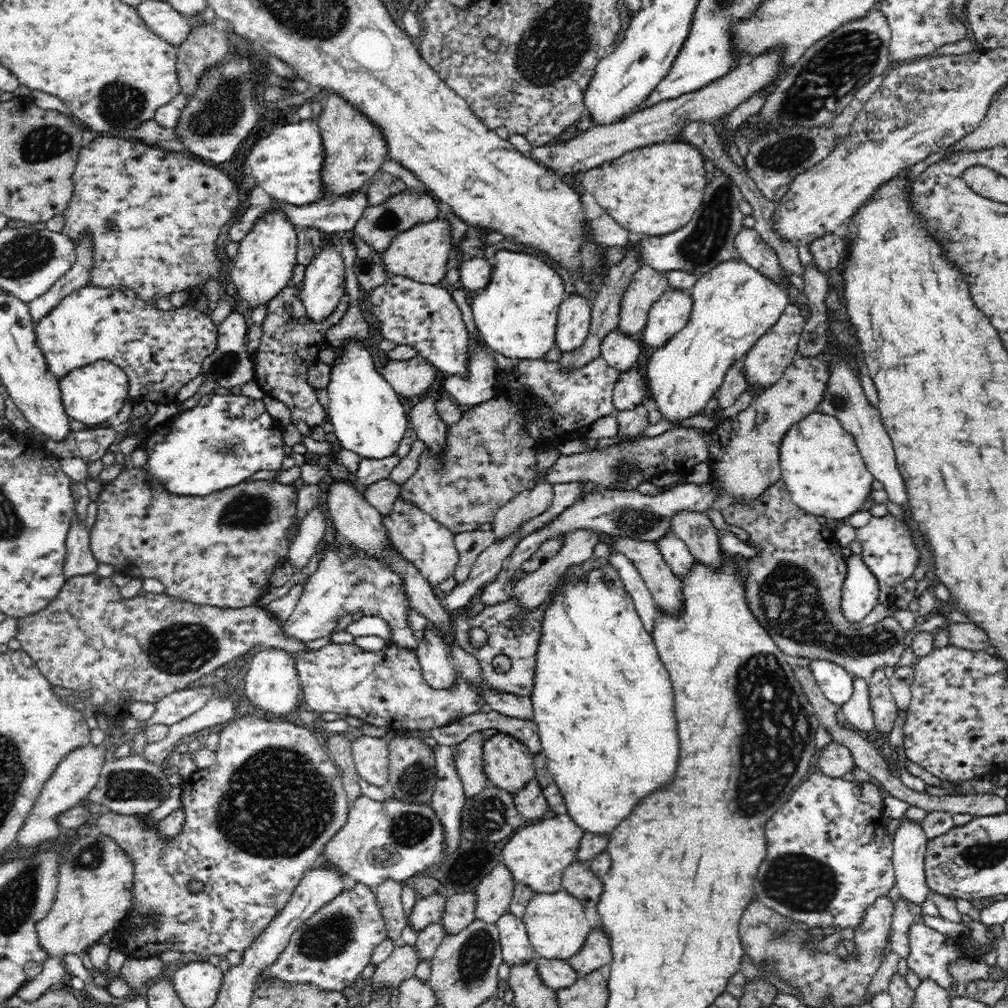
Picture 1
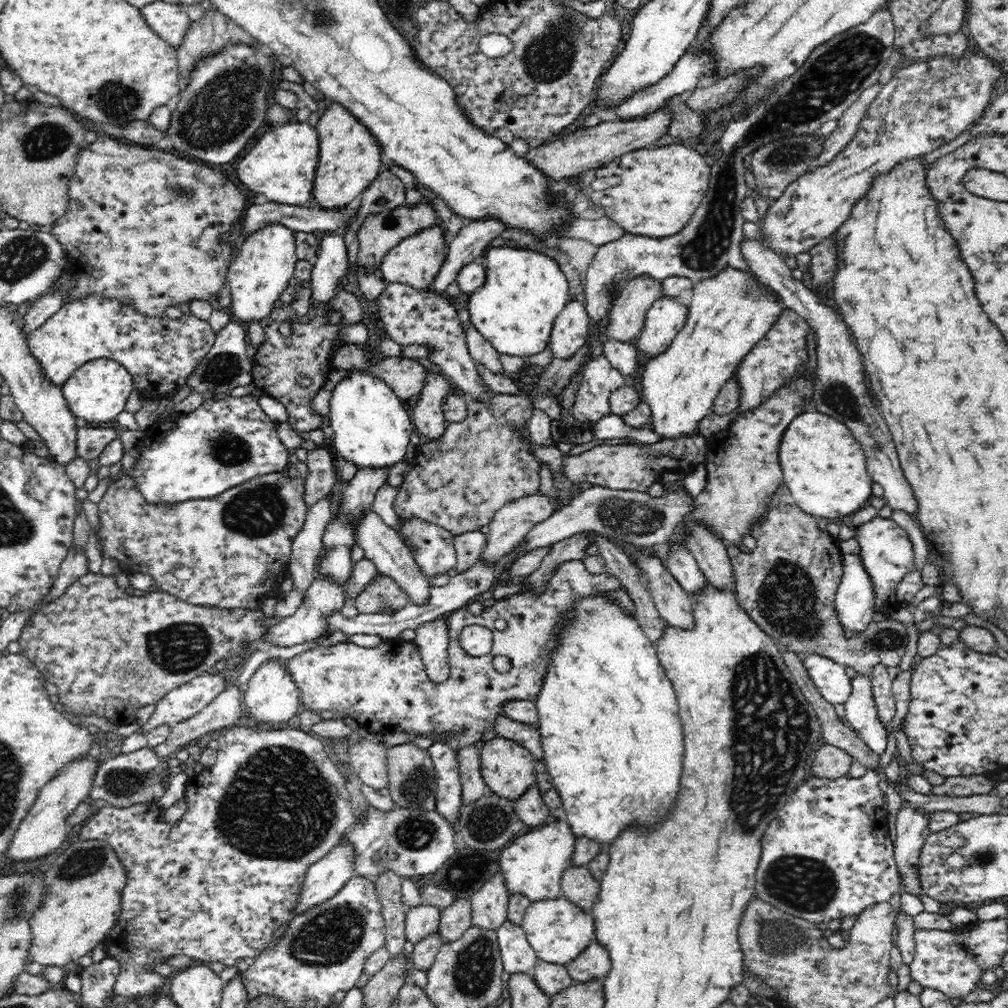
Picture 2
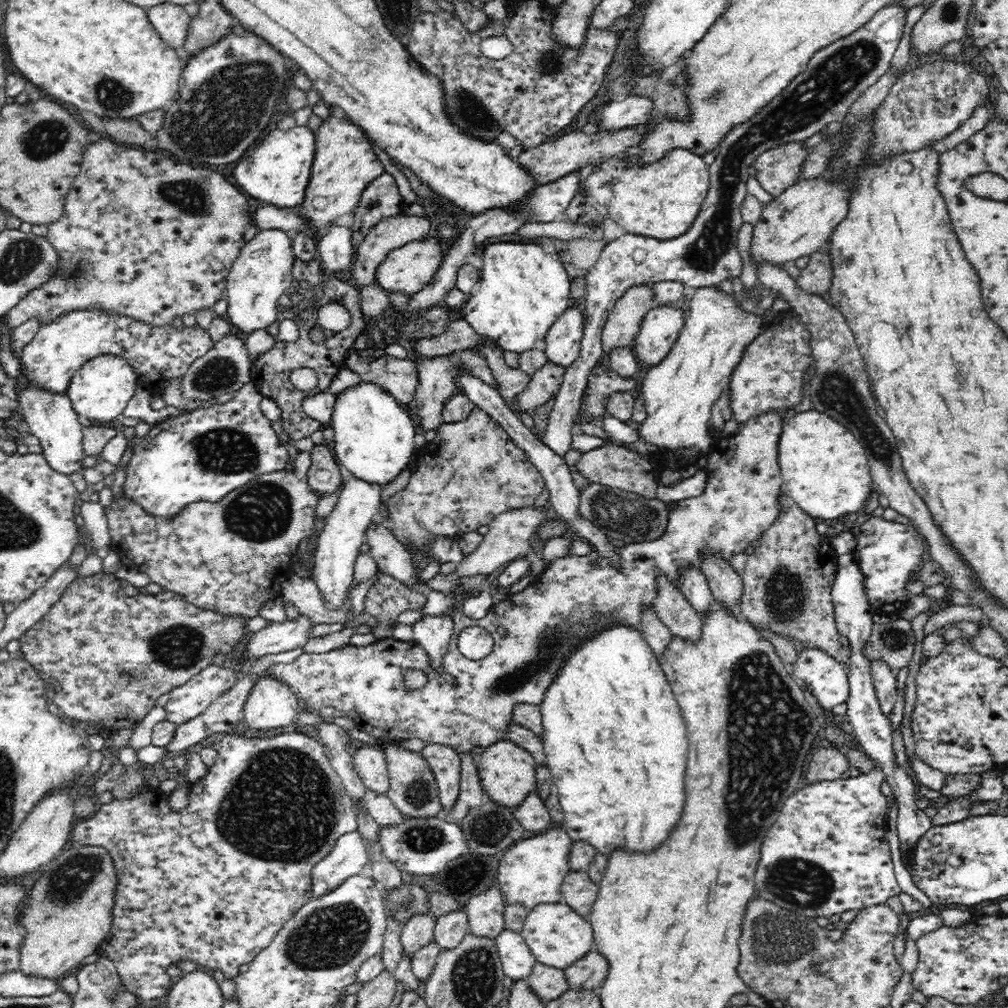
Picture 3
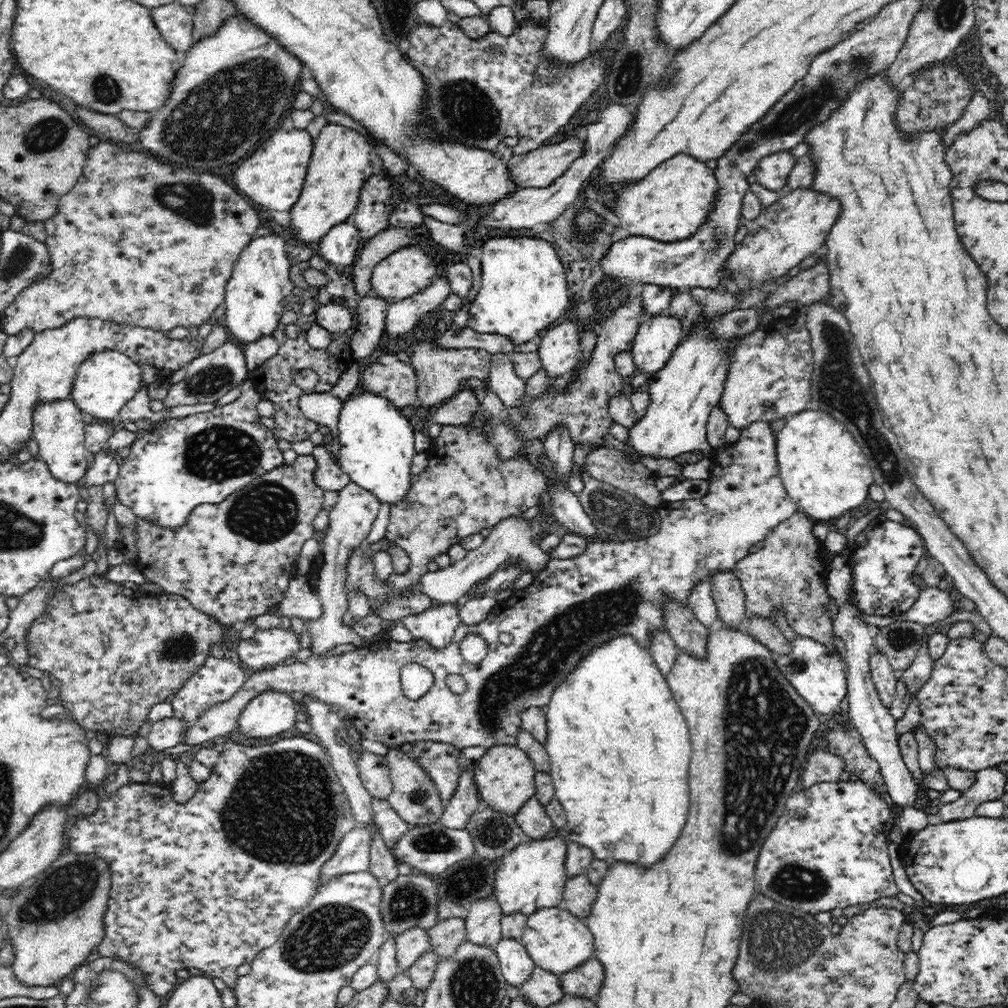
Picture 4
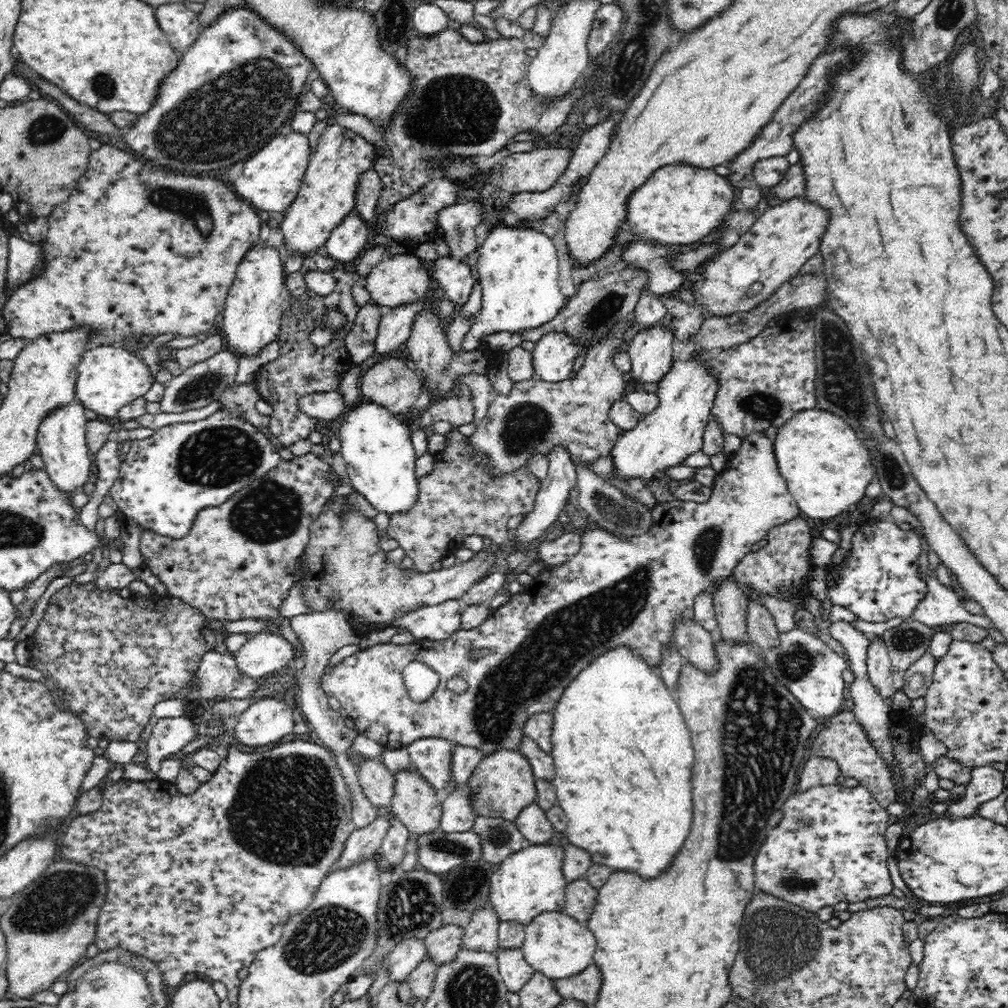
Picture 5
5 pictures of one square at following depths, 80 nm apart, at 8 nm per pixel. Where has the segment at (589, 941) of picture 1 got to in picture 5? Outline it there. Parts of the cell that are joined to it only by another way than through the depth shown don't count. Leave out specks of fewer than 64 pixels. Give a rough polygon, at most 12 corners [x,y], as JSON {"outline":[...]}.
{"outline":[[594,964],[580,974],[553,980],[558,994],[593,1007],[602,975]]}

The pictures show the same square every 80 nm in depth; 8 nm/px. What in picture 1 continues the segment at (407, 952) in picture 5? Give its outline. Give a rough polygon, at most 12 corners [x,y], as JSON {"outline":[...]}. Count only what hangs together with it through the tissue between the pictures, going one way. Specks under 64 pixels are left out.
{"outline":[[446,893],[419,897],[407,917],[416,932],[441,922]]}

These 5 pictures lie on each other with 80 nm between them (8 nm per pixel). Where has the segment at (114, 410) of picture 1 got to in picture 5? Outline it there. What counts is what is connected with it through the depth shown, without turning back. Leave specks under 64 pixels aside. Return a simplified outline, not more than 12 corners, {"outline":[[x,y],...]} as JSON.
{"outline":[[122,346],[86,349],[76,401],[108,418],[155,382]]}

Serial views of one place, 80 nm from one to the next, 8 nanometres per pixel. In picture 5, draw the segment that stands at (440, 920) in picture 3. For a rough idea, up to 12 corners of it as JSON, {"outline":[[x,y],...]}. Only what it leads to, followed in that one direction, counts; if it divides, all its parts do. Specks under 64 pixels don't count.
{"outline":[[444,924],[425,938],[427,956],[438,967],[463,948],[465,929]]}

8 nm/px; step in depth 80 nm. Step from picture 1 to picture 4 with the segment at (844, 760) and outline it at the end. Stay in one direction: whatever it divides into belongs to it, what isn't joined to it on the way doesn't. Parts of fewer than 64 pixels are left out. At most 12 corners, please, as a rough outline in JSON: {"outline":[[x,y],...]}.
{"outline":[[822,750],[802,767],[799,789],[836,782],[845,762]]}

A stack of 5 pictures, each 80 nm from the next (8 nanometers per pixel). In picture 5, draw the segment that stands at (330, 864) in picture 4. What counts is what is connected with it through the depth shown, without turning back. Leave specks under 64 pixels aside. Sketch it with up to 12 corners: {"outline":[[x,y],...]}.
{"outline":[[388,817],[352,830],[331,870],[356,866],[379,851]]}

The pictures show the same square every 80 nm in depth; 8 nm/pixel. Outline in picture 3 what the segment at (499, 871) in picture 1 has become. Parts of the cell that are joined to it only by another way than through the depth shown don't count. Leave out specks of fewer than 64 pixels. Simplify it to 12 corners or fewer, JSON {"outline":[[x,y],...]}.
{"outline":[[498,886],[464,906],[469,932],[496,938],[504,929]]}

